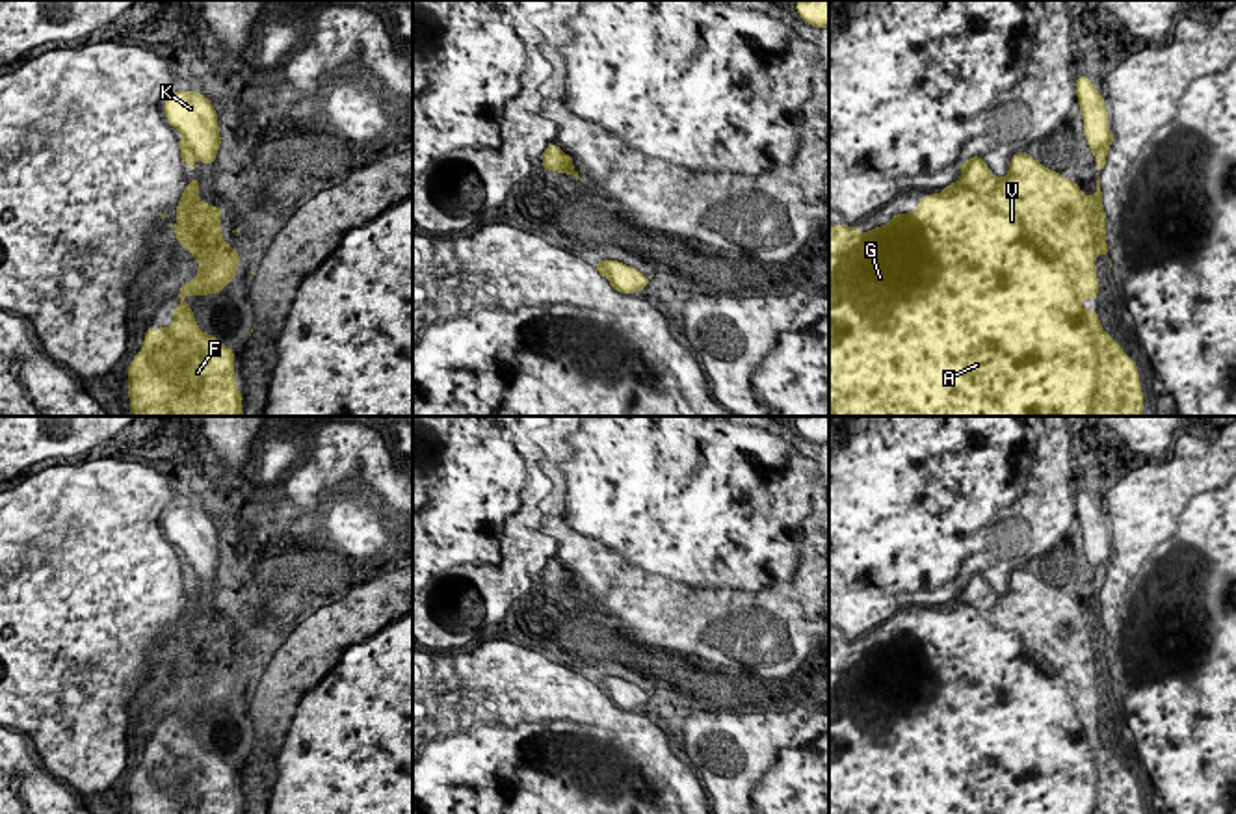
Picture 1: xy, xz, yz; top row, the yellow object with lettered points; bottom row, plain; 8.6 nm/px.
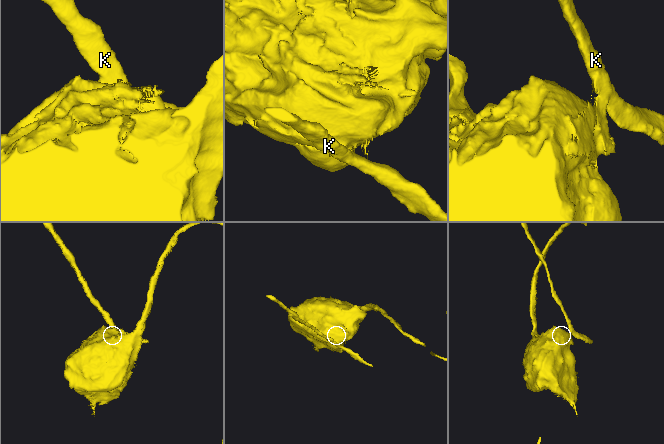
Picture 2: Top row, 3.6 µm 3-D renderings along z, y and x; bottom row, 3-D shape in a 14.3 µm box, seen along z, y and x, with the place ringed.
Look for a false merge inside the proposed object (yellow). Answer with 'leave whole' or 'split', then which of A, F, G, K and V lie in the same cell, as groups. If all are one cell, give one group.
split | A F G V / K

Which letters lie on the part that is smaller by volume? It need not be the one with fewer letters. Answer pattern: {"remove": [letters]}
{"remove": ["K"]}

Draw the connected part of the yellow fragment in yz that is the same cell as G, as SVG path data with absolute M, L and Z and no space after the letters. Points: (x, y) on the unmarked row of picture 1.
M1024 567L1015 569L1009 589L998 595L980 572L961 580L963 593L942 610L924 611L914 628L898 630L888 641L866 650L842 639L829 645L829 814L1143 814L1136 779L1100 743L1097 725L1085 727L1080 716L1097 716L1095 673L1110 671L1104 649L1100 593L1097 610L1084 611L1080 602L1046 585Z

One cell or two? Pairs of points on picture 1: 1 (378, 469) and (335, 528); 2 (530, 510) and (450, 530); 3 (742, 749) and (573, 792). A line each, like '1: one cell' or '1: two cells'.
1: two cells
2: one cell
3: two cells

